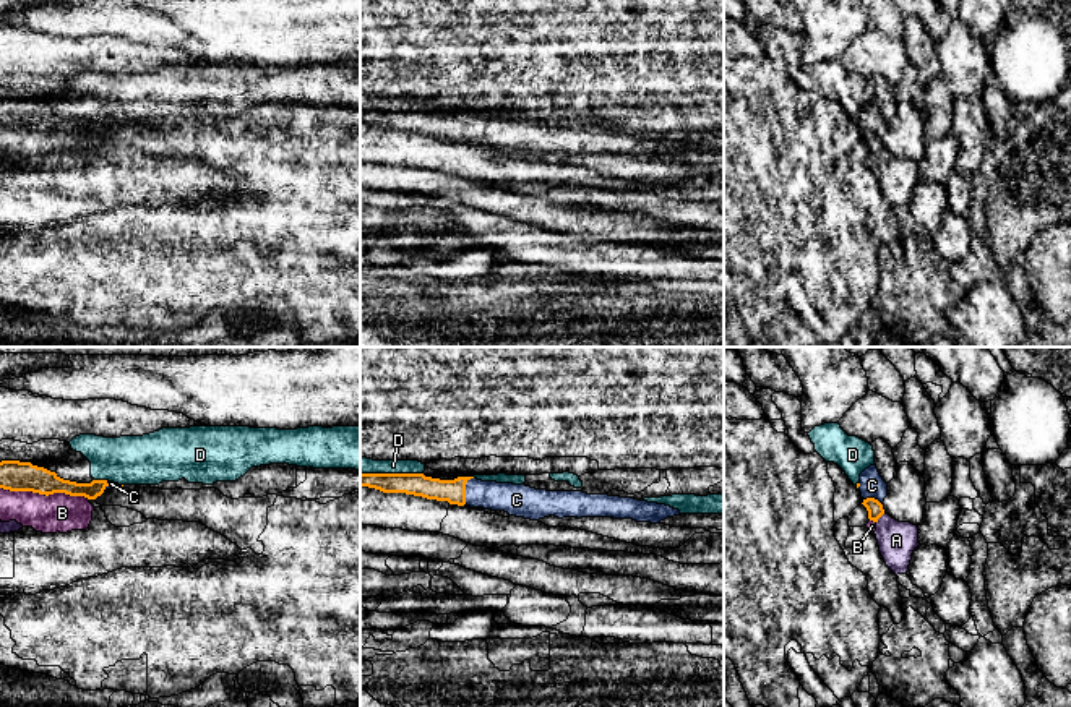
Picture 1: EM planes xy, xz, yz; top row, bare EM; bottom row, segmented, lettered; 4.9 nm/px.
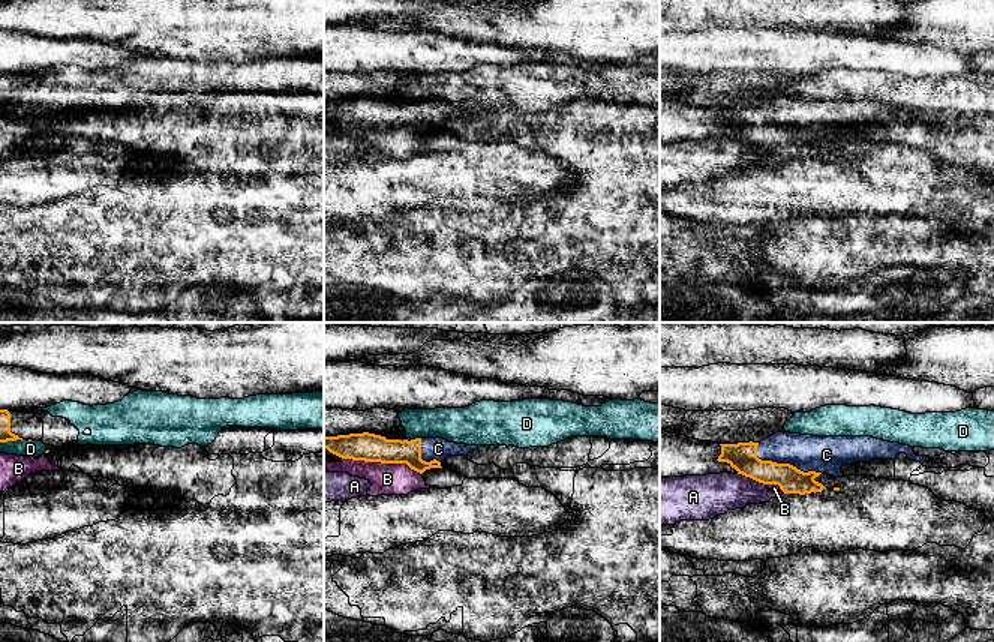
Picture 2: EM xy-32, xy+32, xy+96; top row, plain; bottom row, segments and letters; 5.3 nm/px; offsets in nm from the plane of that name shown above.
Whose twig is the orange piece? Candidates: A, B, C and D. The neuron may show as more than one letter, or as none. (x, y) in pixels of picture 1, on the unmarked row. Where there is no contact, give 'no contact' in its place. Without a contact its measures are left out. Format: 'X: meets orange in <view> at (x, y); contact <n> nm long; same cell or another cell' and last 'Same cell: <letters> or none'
A: meets orange in yz at (880, 153); contact 70 nm long; another cell
B: meets orange in xy at (44, 130); contact 440 nm long; same cell
C: meets orange in xz at (464, 127); contact 140 nm long; same cell
D: meets orange in xz at (391, 111); contact 320 nm long; another cell
Same cell: B, C

